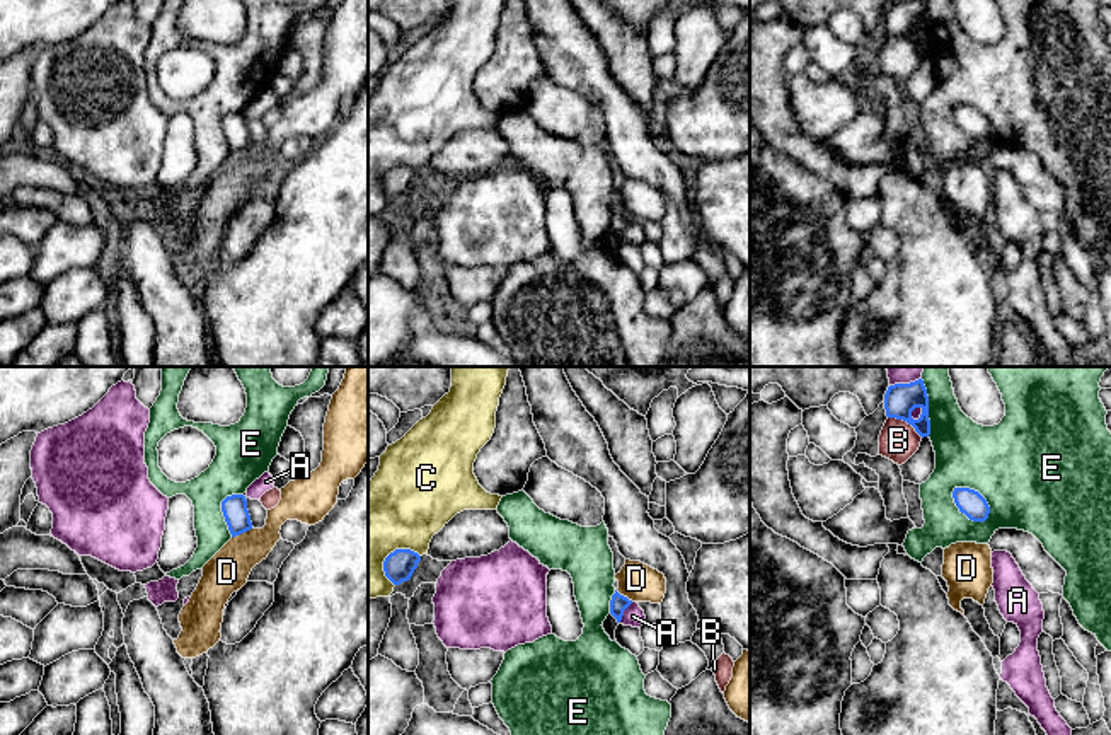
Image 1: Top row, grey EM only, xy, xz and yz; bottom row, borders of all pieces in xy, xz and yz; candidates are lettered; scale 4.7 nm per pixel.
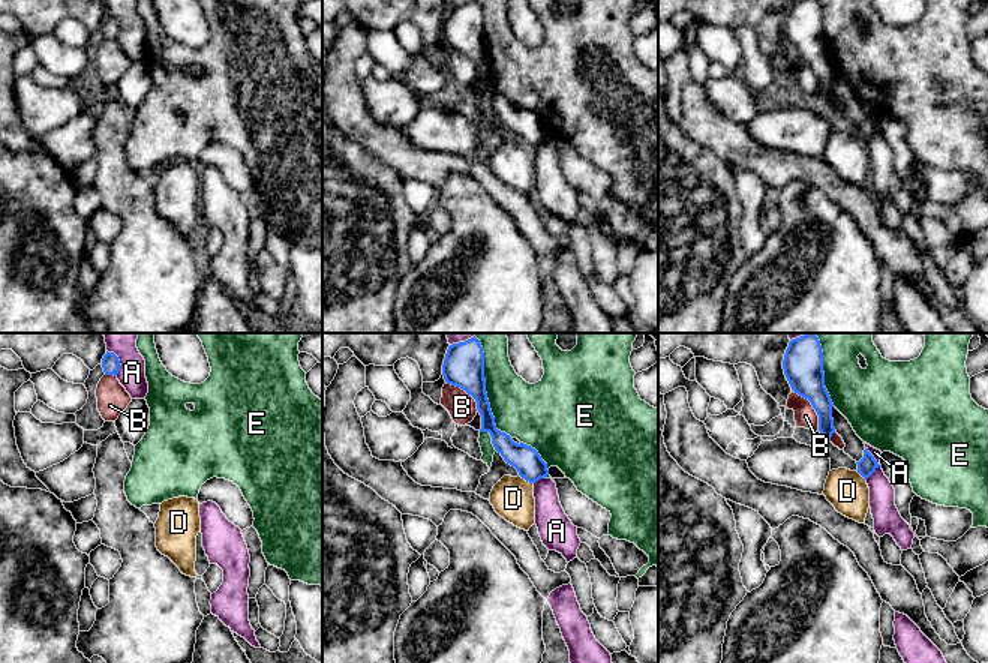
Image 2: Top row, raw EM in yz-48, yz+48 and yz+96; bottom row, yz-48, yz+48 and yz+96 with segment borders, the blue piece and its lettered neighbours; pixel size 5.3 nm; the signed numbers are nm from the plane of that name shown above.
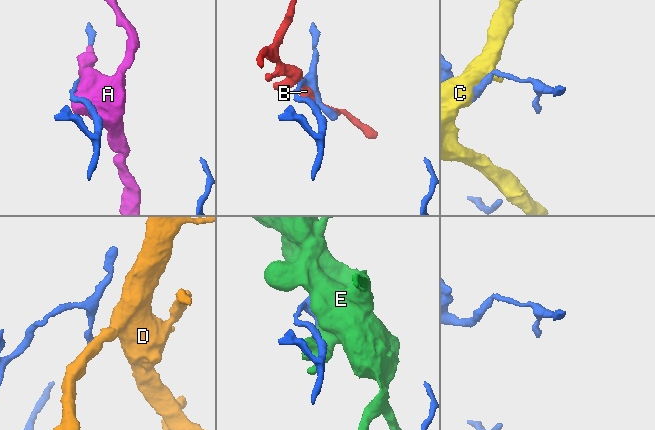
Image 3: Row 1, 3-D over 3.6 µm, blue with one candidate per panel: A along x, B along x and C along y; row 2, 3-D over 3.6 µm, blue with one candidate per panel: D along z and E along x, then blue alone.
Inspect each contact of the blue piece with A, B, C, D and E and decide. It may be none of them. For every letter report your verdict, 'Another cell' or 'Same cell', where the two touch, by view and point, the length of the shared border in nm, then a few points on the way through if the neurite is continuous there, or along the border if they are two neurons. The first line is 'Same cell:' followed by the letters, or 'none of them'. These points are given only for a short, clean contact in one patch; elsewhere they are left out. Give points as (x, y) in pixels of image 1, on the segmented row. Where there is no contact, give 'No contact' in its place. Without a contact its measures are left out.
Same cell: none of them
A: Another cell. Touches blue at xz (622, 613). Shared border 120 nm
B: Another cell. Touches blue at yz (905, 420). Shared border 190 nm
C: Another cell. Touches blue at xz (387, 556). Shared border 200 nm
D: Another cell. Touches blue at xy (242, 532). Shared border 120 nm
E: Another cell. Touches blue at yz (978, 493). Shared border 220 nm

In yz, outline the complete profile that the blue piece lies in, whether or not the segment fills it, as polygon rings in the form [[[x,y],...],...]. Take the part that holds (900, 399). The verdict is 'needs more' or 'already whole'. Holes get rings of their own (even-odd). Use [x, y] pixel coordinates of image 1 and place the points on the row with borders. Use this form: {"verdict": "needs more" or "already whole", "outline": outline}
{"verdict": "already whole", "outline": [[[922,379],[889,385],[884,409],[888,418],[907,421],[922,438],[930,435],[929,396]]]}

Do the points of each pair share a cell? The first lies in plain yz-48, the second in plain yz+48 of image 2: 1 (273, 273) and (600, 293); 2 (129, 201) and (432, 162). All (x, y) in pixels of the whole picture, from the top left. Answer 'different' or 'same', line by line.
1: different
2: different

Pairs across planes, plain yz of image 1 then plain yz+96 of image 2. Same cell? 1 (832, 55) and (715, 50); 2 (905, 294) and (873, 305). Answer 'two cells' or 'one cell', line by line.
1: one cell
2: one cell

